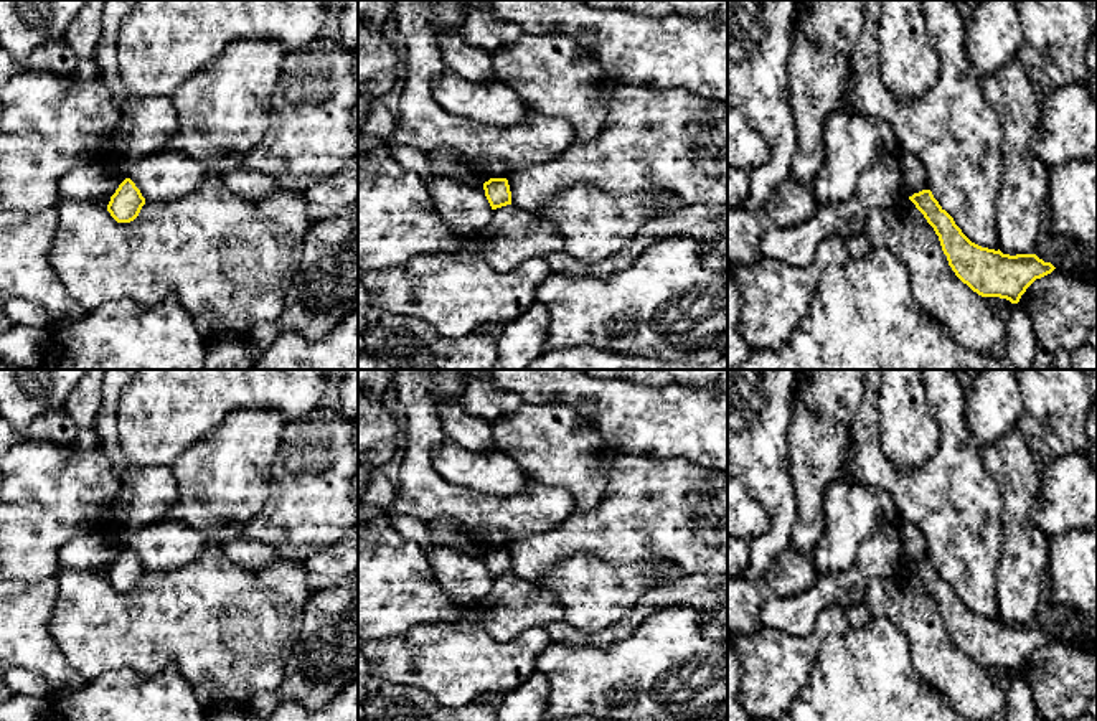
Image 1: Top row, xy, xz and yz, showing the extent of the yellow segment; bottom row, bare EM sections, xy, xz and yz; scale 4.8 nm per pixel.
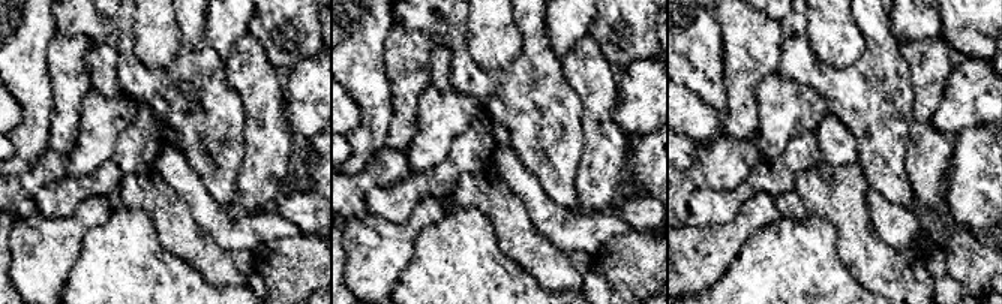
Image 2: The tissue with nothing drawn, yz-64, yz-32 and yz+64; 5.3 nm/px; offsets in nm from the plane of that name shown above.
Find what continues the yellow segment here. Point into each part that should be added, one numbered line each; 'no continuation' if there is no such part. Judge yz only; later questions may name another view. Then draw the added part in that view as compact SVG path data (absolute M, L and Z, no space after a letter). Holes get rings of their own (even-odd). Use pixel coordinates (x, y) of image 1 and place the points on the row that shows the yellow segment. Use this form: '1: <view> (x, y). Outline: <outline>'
no continuation

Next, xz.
no continuation

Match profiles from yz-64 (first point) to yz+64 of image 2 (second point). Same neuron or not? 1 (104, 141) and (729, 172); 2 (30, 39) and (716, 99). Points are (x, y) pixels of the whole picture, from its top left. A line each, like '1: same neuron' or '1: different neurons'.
1: different neurons
2: same neuron

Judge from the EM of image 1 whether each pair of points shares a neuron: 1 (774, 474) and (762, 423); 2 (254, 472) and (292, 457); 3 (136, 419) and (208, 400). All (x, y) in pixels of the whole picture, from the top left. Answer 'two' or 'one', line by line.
1: one
2: two
3: one

